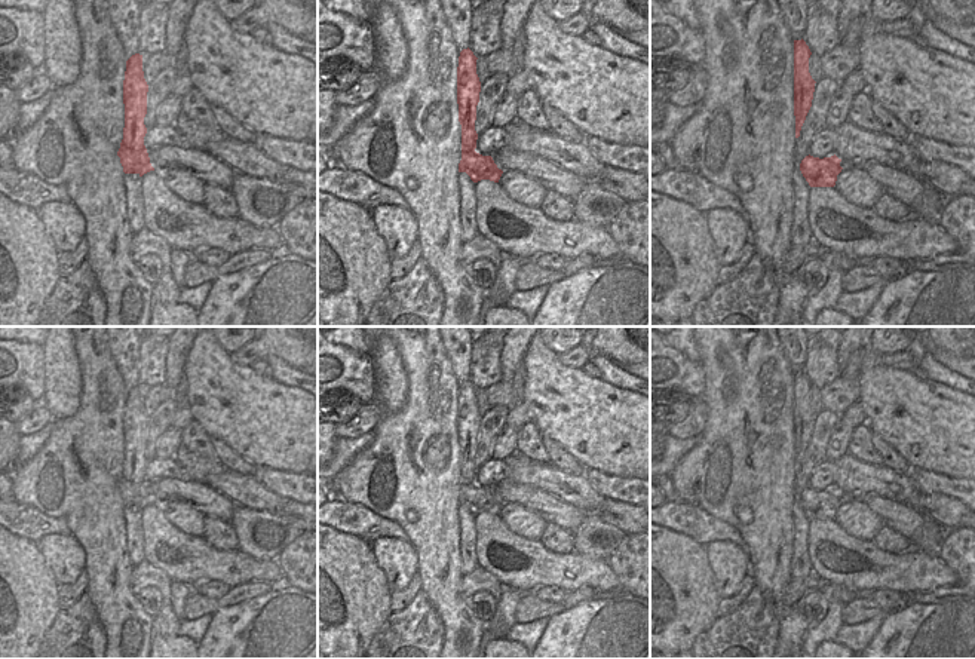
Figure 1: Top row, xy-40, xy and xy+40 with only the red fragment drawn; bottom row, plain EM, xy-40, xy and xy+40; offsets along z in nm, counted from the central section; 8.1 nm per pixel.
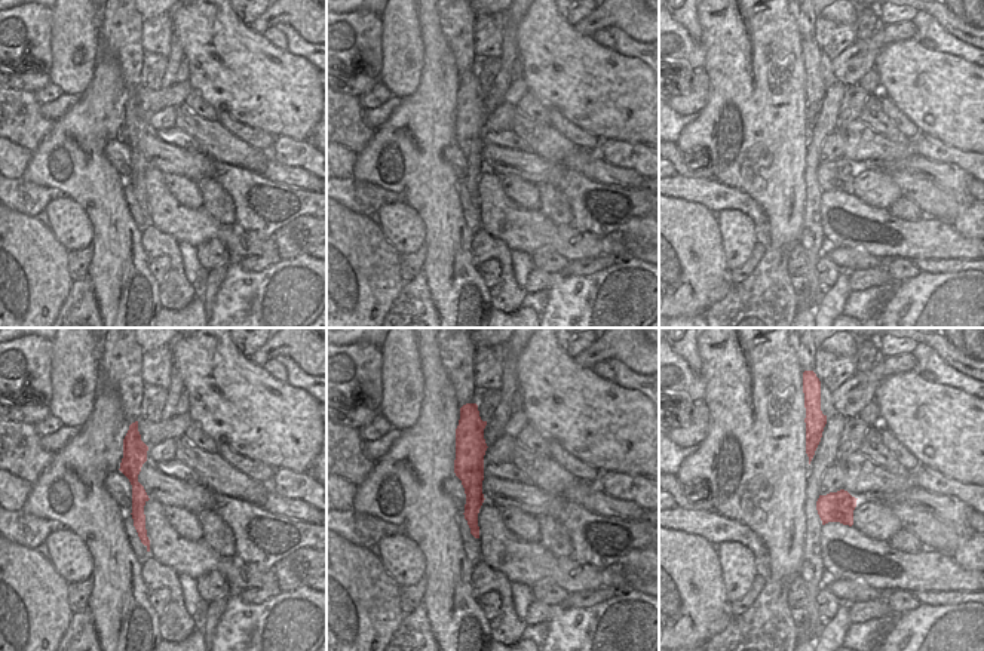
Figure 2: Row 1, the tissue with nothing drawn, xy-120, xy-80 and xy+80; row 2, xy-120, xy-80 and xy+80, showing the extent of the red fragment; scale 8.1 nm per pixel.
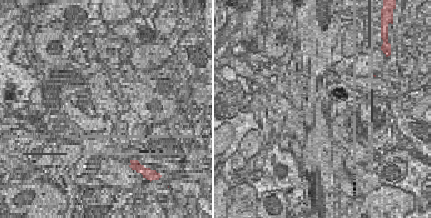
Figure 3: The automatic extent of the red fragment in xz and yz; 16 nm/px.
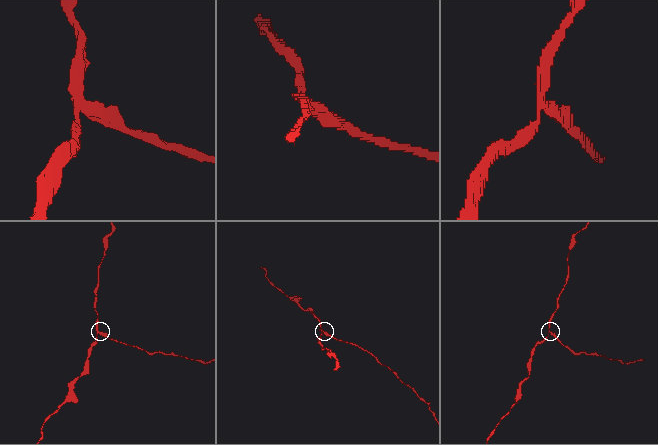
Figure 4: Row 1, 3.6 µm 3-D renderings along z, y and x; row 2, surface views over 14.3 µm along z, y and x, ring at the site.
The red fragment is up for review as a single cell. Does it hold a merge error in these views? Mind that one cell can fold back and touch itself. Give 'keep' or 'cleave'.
cleave

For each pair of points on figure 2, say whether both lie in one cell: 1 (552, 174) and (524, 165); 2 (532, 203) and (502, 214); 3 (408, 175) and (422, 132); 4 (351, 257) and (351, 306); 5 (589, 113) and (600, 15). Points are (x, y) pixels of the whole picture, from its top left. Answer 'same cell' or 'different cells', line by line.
1: same cell
2: different cells
3: same cell
4: same cell
5: different cells

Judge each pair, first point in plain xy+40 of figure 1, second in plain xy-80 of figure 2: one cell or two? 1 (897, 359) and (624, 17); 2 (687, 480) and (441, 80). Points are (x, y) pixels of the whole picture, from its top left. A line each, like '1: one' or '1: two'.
1: one
2: one

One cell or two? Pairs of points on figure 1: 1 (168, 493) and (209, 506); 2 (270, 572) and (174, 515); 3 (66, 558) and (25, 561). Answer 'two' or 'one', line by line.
1: one
2: two
3: two

